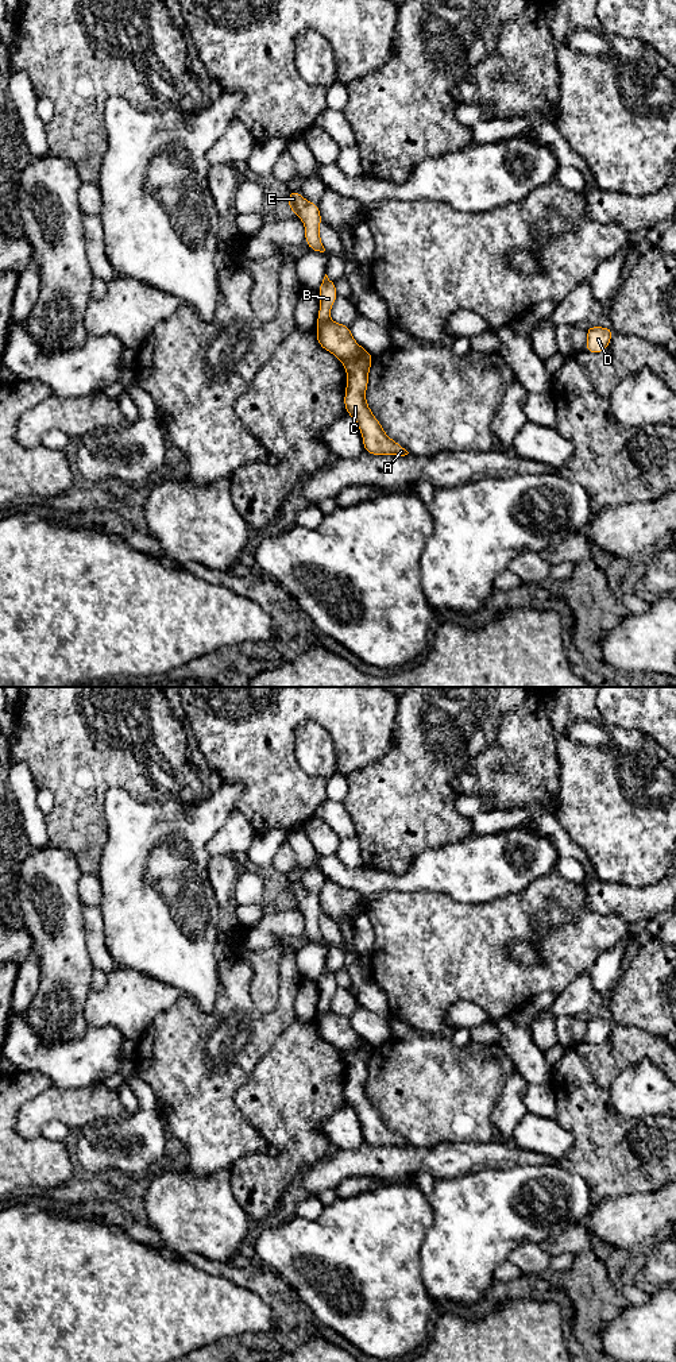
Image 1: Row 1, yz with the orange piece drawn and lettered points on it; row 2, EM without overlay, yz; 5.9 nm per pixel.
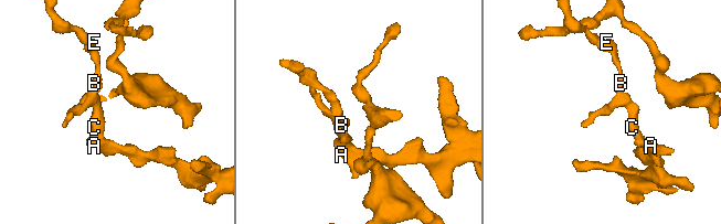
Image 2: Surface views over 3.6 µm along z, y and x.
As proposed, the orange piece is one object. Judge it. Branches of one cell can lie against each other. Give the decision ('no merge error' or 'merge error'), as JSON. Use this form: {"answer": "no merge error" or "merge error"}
{"answer": "merge error"}

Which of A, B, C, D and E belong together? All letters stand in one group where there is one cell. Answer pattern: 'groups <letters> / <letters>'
groups A C / B D E

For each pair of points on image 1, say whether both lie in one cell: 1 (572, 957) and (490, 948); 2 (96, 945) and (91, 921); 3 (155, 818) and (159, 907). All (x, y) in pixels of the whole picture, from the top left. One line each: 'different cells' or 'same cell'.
1: same cell
2: same cell
3: same cell

